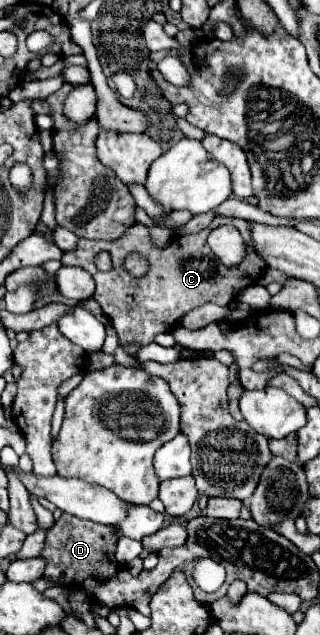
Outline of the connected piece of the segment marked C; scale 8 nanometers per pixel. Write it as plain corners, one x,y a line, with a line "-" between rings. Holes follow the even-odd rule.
213,218
213,222
203,232
173,238
173,242
163,250
151,246
149,230
143,224
135,224
133,228
129,228
129,234
125,234
125,238
119,238
117,242
81,238
75,252
63,252
61,262
63,262
63,266
79,266
93,276
95,286
97,286
93,298
99,302
105,316
111,320
113,328
117,330
121,346
127,346
129,342
139,342
139,346
147,346
153,342
155,334
171,330
189,310
201,306
203,302
223,302
223,304
233,302
241,290
245,290
247,286
251,286
259,280
259,276
267,264
255,252
255,248
249,250
249,254
241,262
241,266
225,268
217,260
217,256
211,252
211,248
207,246
209,232
223,224
235,226
241,232
247,246
253,246
249,224
245,220
237,220
237,218
-
99,252
109,252
113,256
113,268
109,272
101,272
95,266
95,256
-
129,252
139,252
149,258
151,270
145,278
131,278
123,270
123,258

